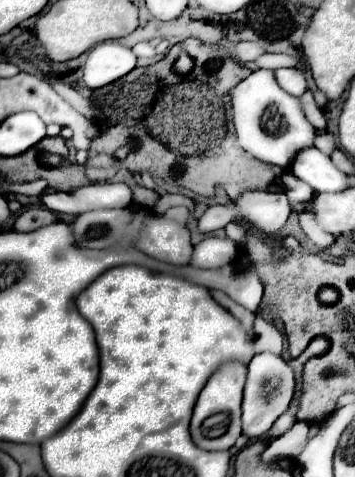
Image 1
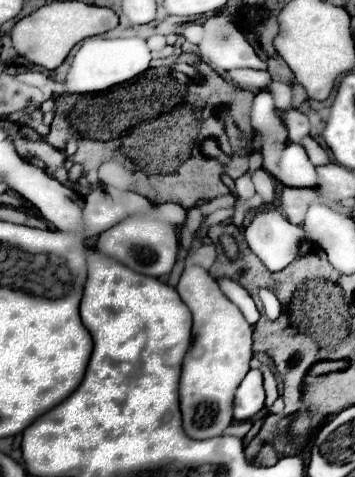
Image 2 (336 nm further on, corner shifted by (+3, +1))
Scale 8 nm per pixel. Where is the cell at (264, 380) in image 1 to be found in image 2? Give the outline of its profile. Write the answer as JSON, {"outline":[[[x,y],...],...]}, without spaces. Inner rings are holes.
{"outline":[[[250,370],[242,384],[236,390],[234,398],[234,418],[248,420],[256,412],[264,408],[264,388],[262,388],[262,372]]]}

